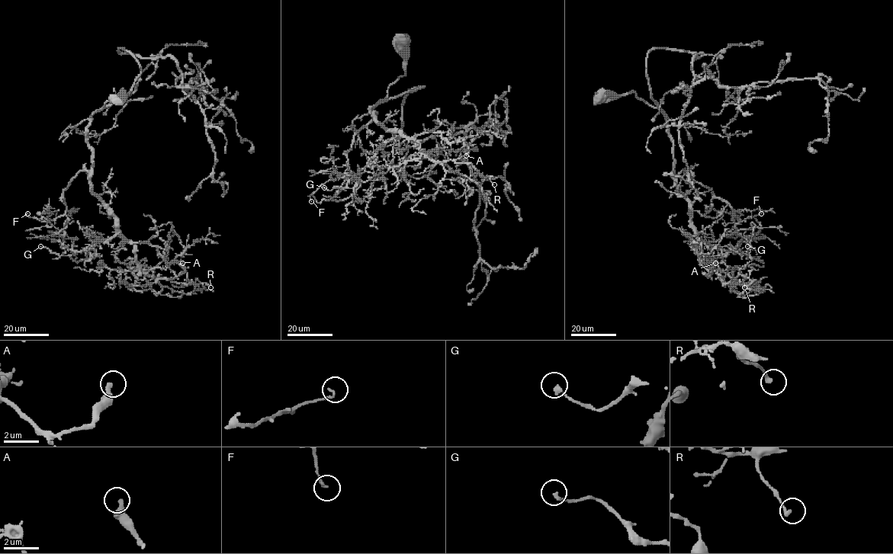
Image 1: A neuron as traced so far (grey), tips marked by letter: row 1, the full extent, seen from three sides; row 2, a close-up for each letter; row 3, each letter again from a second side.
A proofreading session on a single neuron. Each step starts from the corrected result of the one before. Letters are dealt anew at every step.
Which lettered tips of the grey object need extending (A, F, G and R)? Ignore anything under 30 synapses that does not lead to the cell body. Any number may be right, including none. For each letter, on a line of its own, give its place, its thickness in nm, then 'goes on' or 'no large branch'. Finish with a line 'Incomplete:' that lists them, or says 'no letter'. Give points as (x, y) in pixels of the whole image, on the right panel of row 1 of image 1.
A: place (715, 263); calibre 360 nm; no large branch
F: place (761, 213); calibre 120 nm; no large branch
G: place (747, 246); calibre 190 nm; no large branch
R: place (744, 287); calibre 200 nm; no large branch
Incomplete: no letter

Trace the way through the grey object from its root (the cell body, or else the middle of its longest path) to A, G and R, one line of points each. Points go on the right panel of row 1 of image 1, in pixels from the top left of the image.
A: (600, 97), (634, 93), (663, 113), (675, 185), (689, 203), (697, 238), (692, 246), (706, 269), (715, 263)
G: (600, 97), (634, 93), (663, 113), (675, 185), (689, 203), (698, 237), (748, 256), (747, 246)
R: (600, 97), (634, 93), (663, 113), (672, 143), (675, 185), (689, 203), (703, 256), (723, 283), (744, 287)

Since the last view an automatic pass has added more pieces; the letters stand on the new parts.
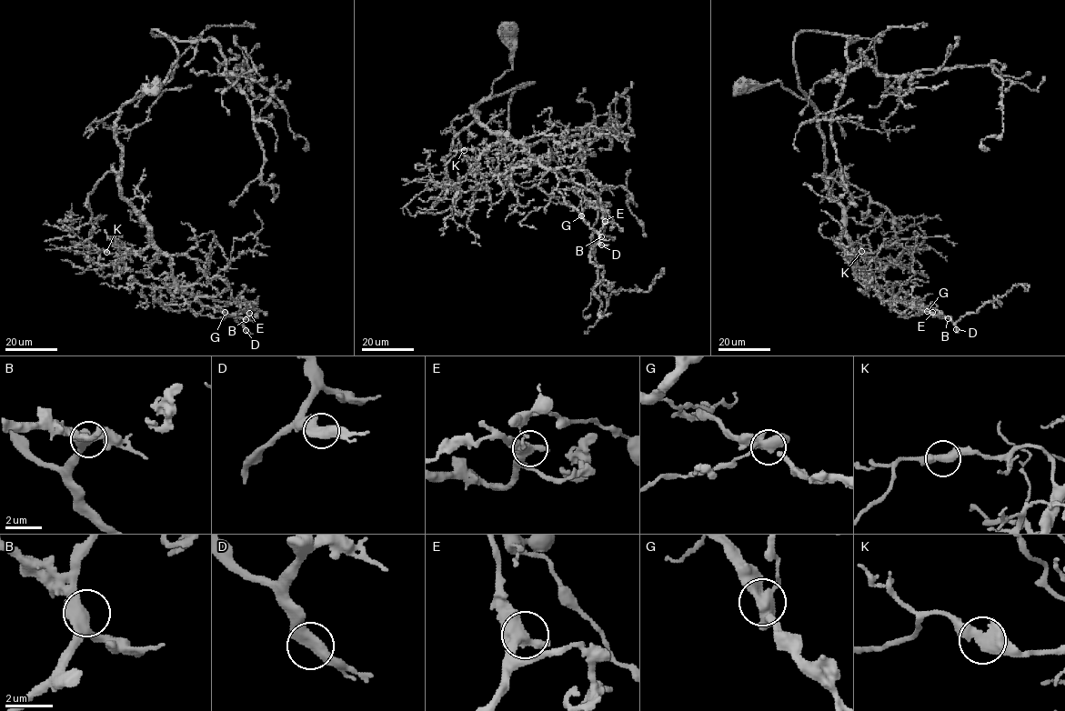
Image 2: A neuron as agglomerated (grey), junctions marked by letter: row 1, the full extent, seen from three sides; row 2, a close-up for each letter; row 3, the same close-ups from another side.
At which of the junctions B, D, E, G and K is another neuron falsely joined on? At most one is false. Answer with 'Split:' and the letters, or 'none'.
Split: G

